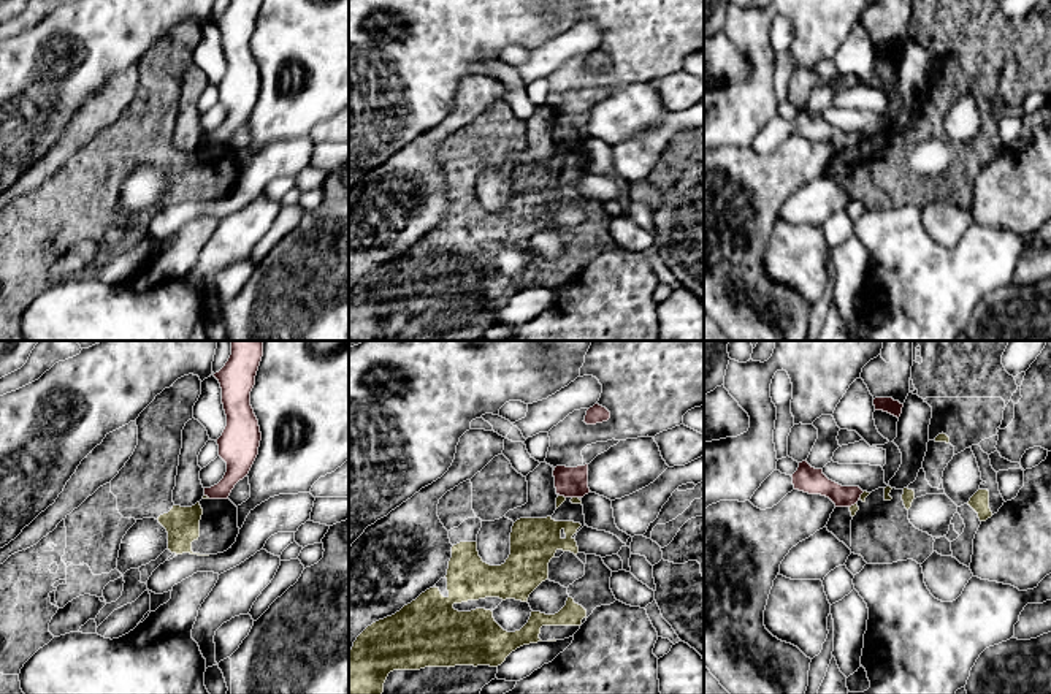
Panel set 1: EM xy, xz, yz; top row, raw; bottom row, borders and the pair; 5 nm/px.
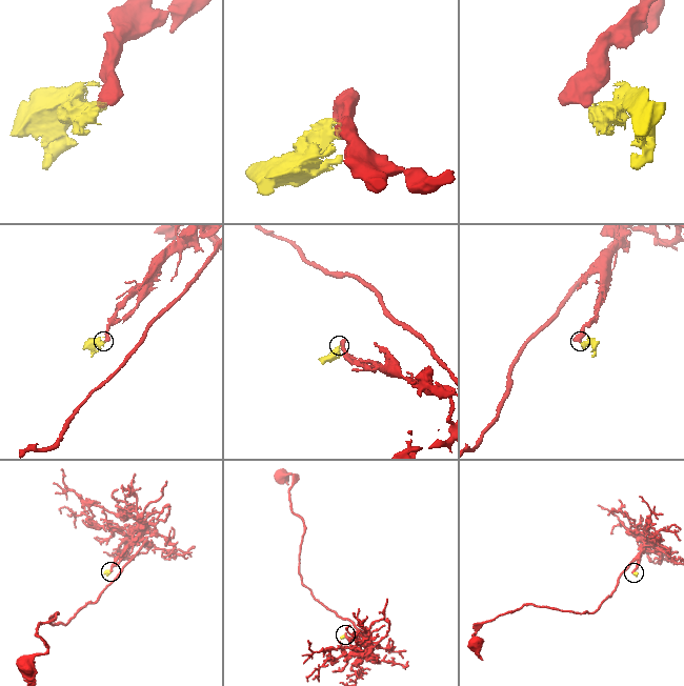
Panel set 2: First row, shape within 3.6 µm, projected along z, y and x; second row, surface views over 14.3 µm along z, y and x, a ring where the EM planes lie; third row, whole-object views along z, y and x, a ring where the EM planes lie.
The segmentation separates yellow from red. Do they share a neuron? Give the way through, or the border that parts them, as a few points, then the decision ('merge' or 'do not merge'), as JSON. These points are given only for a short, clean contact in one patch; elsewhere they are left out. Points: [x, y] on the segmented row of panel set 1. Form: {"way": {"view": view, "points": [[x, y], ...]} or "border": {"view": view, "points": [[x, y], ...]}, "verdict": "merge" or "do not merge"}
{"border": {"view": "yz", "points": [[864, 491], [858, 498]]}, "verdict": "do not merge"}

